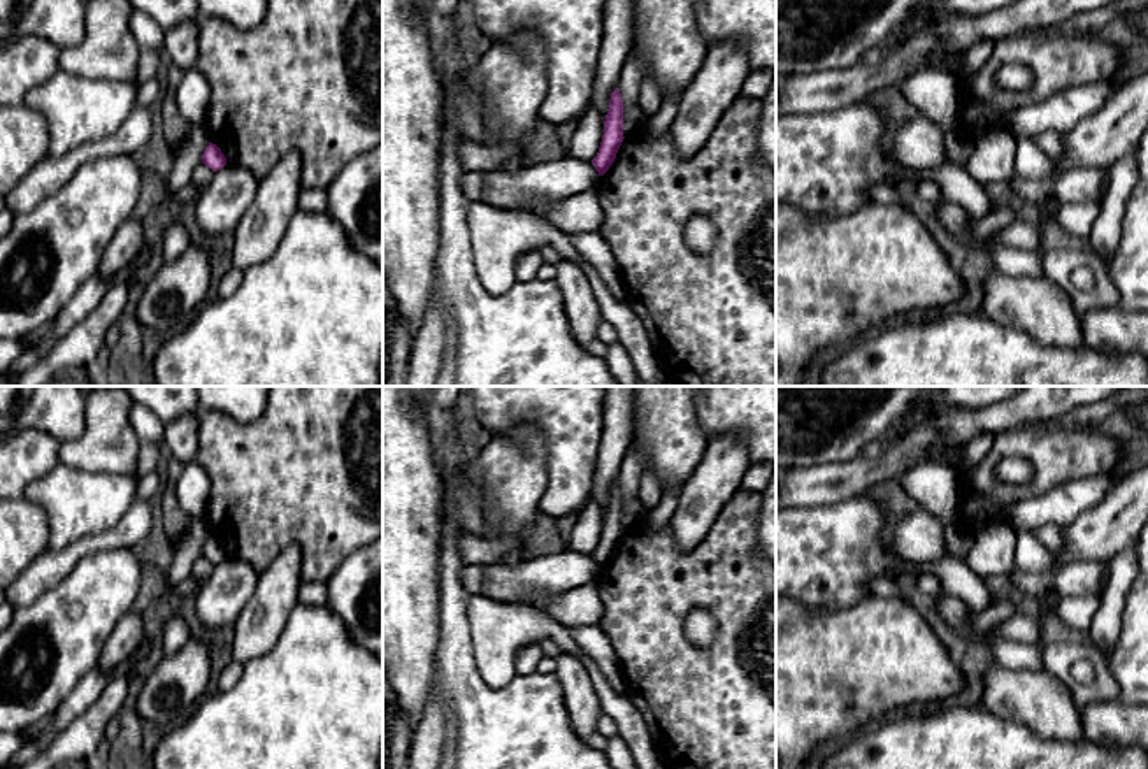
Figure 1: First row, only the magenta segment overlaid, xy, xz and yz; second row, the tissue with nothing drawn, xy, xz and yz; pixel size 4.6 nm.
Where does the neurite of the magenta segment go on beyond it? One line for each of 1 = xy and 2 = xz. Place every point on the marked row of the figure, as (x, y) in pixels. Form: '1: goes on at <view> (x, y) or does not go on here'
1: does not go on here
2: does not go on here

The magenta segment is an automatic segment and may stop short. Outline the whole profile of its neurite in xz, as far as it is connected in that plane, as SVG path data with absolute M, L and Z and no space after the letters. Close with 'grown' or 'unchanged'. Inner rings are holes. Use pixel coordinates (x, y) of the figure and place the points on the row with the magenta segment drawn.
M616 88L611 93L599 153L592 160L592 165L595 167L599 176L604 176L609 170L623 139L623 100L620 90Z; unchanged

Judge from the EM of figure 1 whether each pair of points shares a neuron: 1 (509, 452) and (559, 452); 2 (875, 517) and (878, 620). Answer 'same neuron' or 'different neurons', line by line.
1: different neurons
2: different neurons

